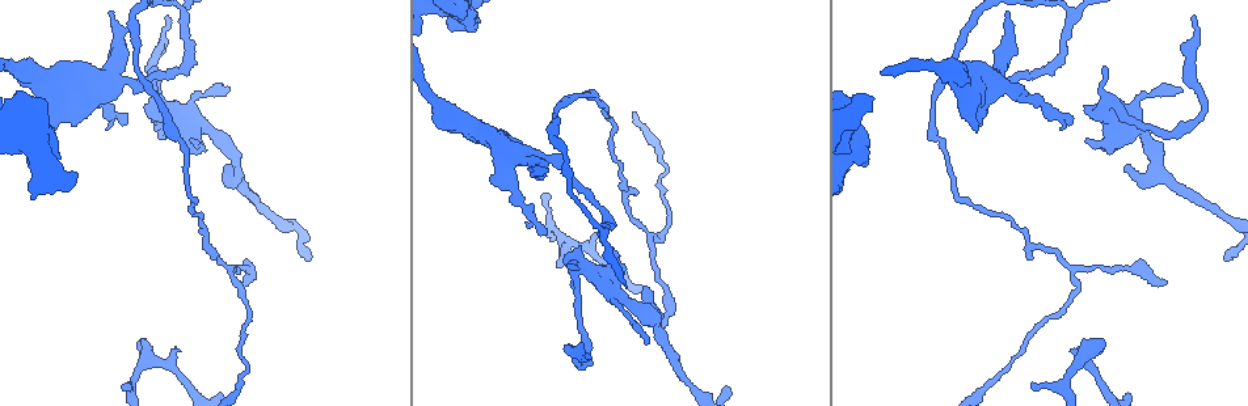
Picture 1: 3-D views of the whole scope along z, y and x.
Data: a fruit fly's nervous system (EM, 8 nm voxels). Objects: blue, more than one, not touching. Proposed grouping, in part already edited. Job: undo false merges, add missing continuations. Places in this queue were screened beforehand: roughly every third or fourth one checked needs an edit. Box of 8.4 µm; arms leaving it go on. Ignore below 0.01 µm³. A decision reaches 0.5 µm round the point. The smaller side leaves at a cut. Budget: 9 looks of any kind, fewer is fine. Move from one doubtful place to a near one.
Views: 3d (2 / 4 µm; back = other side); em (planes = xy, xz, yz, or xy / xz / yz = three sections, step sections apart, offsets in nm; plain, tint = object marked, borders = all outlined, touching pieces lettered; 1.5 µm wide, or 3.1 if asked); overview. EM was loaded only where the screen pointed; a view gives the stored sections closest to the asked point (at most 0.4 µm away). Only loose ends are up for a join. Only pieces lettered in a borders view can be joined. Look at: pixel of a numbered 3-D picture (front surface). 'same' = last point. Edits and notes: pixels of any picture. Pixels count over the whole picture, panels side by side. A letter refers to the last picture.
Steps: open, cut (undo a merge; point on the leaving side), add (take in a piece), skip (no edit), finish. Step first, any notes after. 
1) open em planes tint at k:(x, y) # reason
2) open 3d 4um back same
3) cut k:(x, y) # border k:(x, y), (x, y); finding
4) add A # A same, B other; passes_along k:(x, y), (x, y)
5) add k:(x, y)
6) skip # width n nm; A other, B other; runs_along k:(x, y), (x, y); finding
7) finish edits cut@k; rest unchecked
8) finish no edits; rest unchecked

open em planes plain at 1:(204, 96) # calibre changes

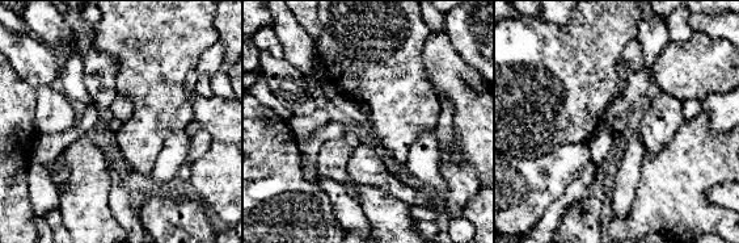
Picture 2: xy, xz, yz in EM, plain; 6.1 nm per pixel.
open em planes borders same

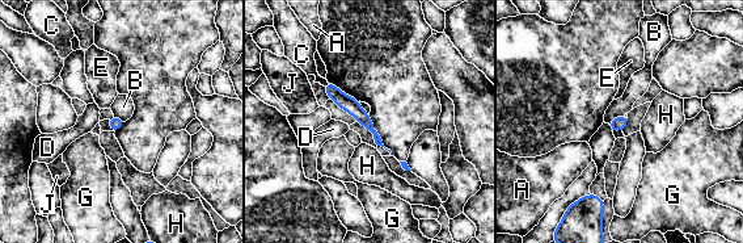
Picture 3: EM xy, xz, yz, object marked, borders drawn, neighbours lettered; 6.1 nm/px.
skip # A other, B other, C other, D other, E other, G other, H other, J other; border 3:(624, 114), (608, 124); all the same neuron

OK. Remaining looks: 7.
open 3d 2um at 1:(972, 62) # thick end

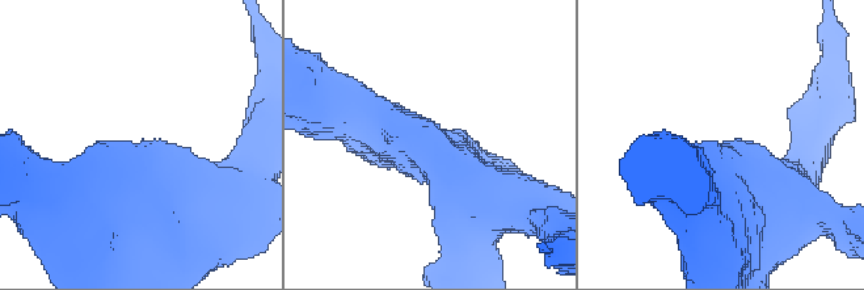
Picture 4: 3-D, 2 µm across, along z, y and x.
open em yz step 8 borders at 4:(445, 141)

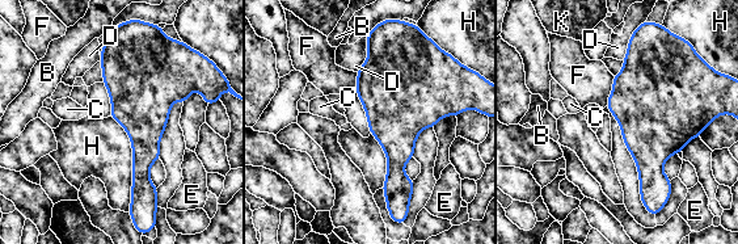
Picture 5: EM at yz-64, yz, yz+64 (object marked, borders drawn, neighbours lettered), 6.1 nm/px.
open em planes borders same # another direction

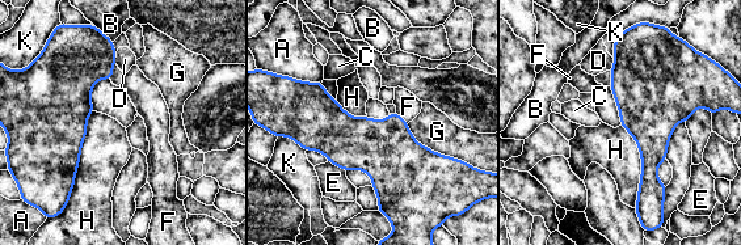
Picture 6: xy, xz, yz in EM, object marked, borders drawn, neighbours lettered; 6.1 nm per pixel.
skip # A other, B other, C other, D other, E other, F other, G other, H other, K other; none of them fits

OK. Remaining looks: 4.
open em planes borders at 1:(245, 280) # branch stops here

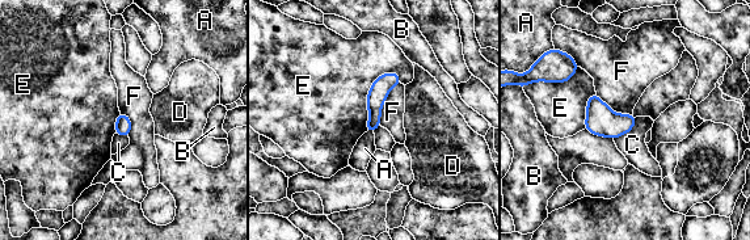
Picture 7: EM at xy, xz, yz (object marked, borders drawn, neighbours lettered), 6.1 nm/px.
skip # longest_contact E 420 nm; A other, B other, C other, D other, E other, F other; border 7:(400, 83), (390, 89), (379, 125); none of them fits

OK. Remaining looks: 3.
open em xy step 4 tint at 1:(228, 267) # three arms meet

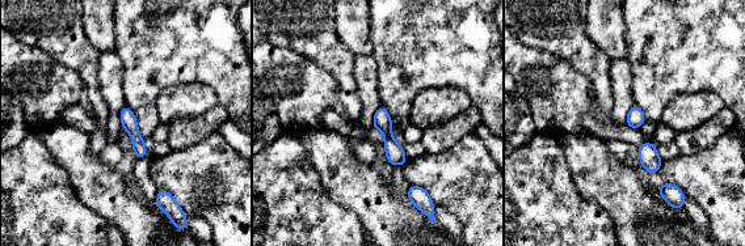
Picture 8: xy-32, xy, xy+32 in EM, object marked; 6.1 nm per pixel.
open em planes borders same # another direction

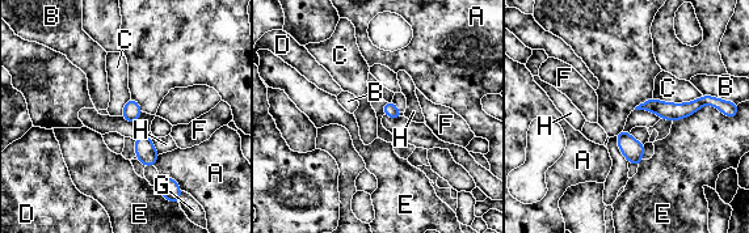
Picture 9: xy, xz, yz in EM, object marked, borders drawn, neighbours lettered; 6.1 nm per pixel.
skip # A other, B other, C other, D other, E other, F other, G other, H other; one neuron here

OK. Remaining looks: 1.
finish no edits; rest unchecked

